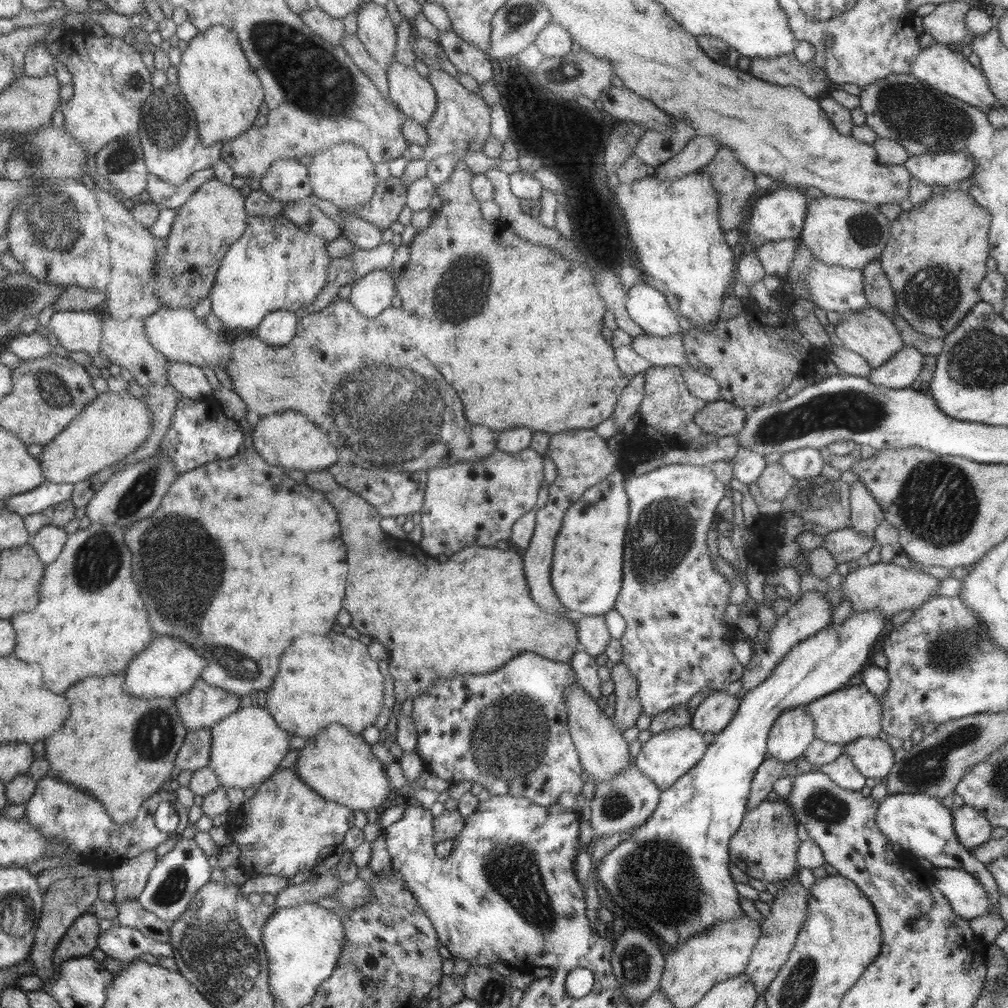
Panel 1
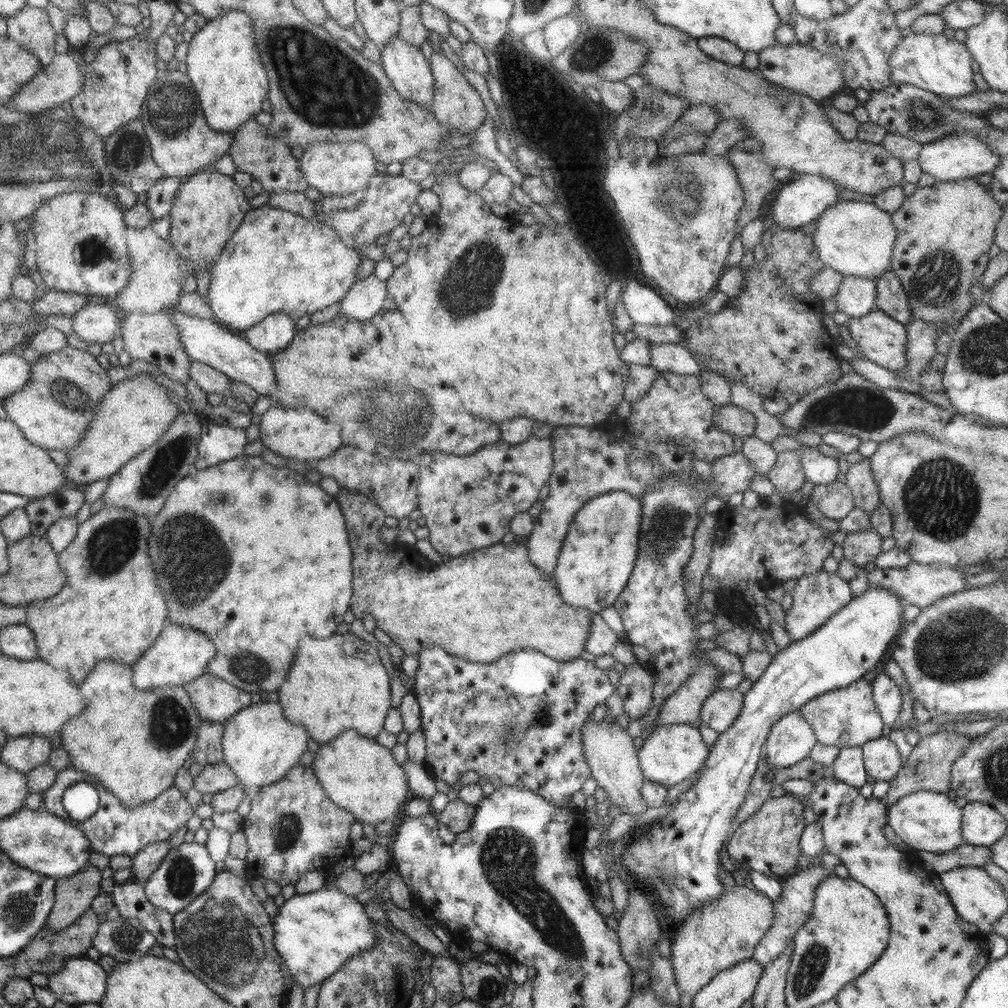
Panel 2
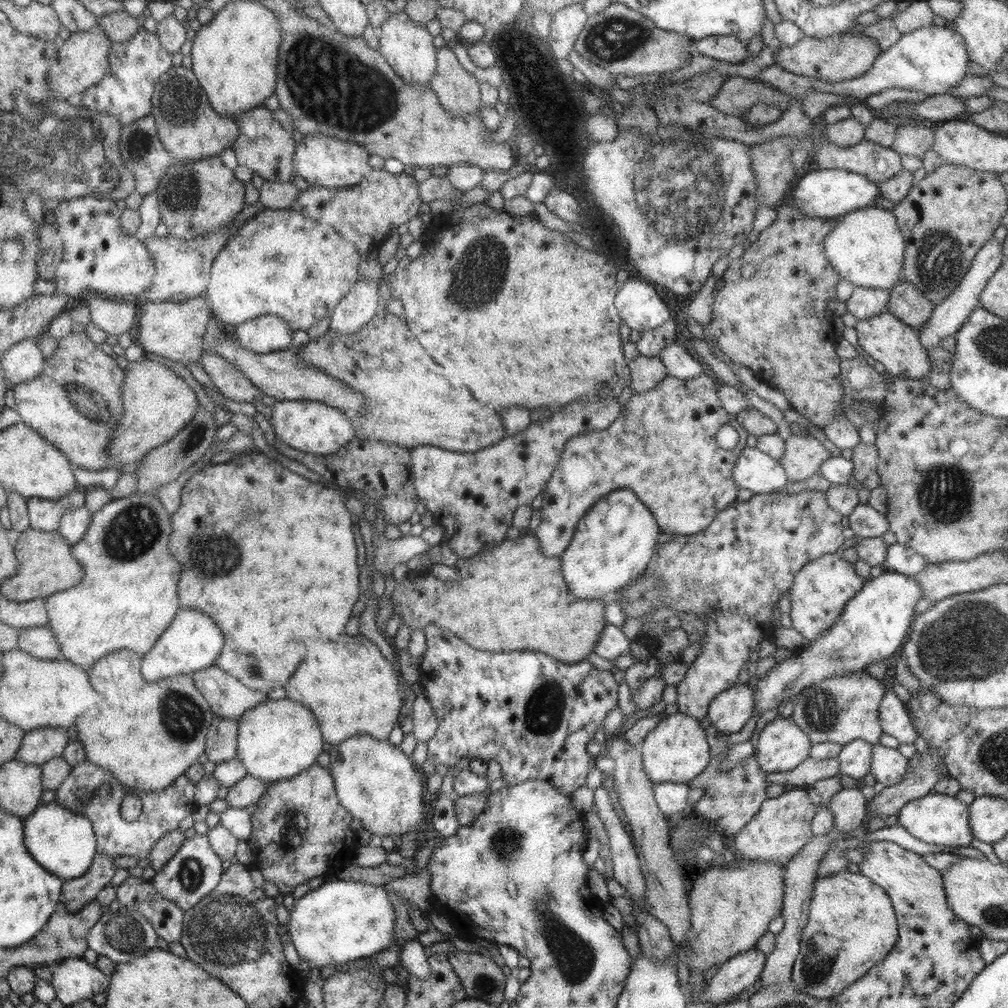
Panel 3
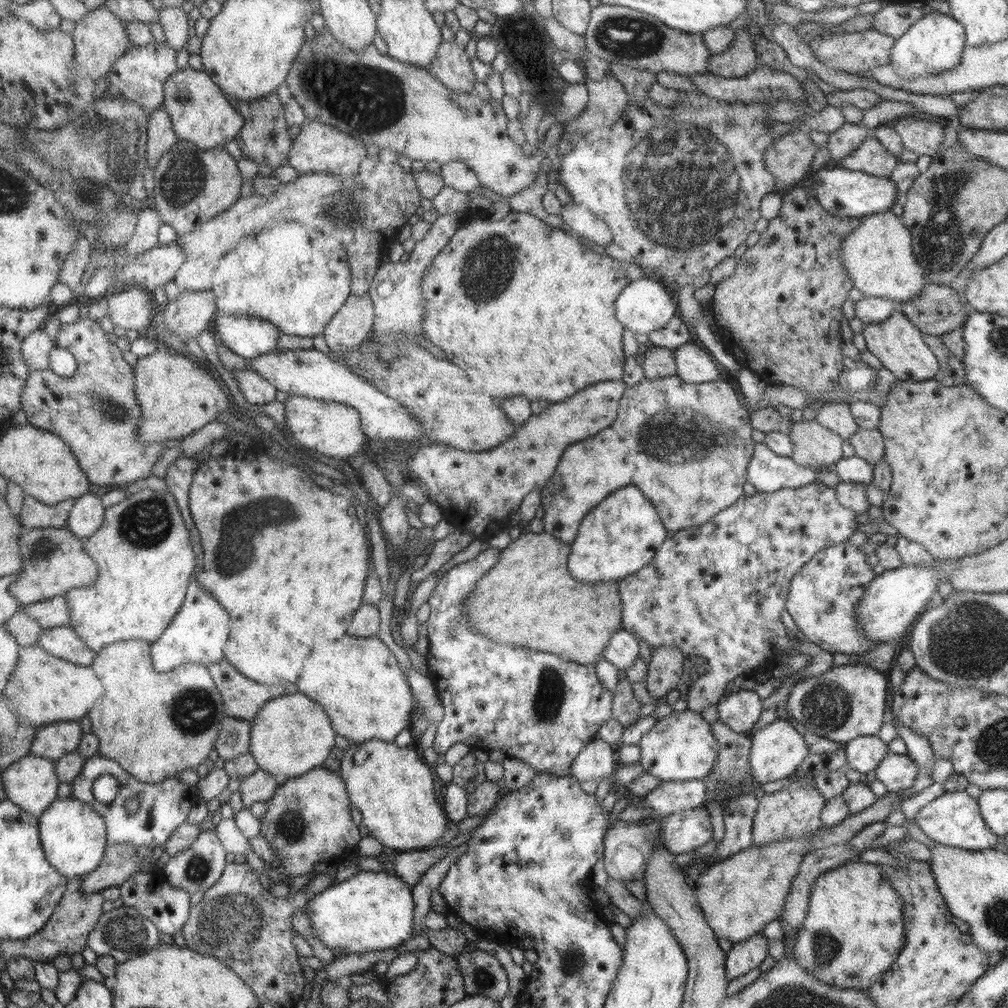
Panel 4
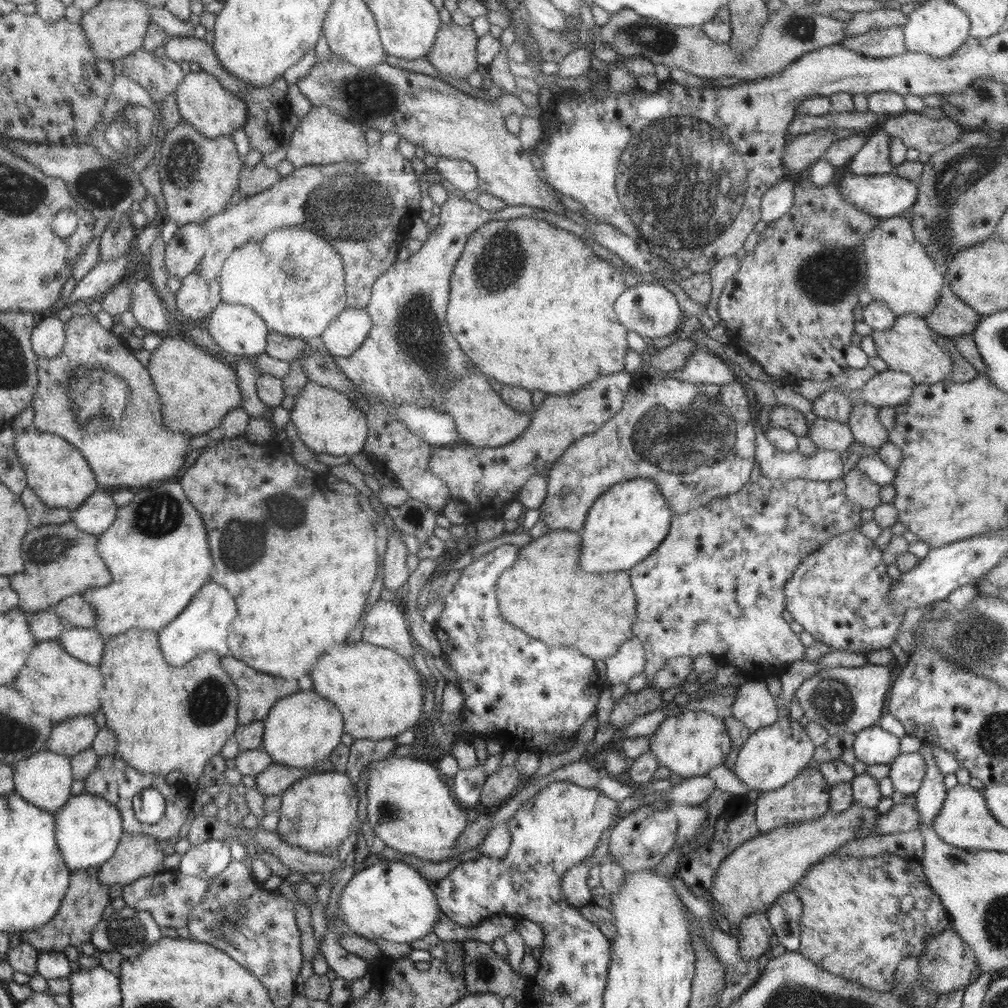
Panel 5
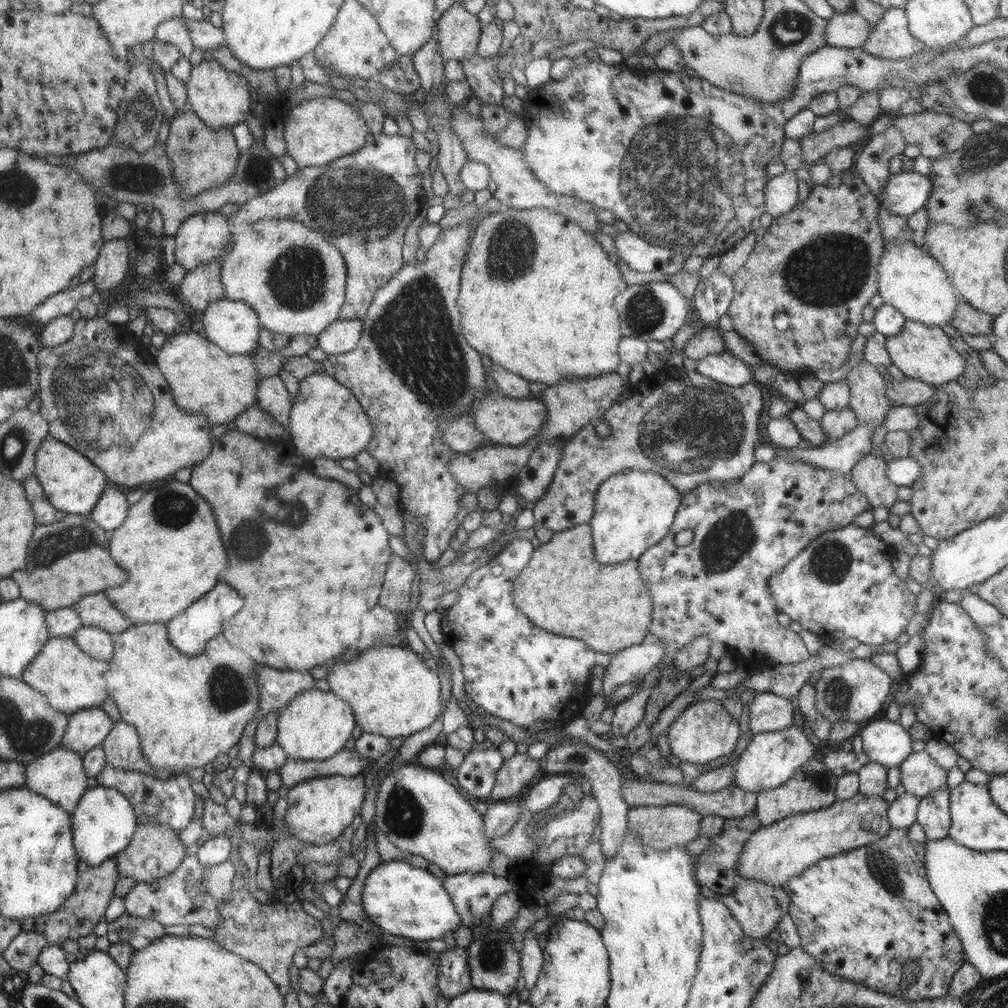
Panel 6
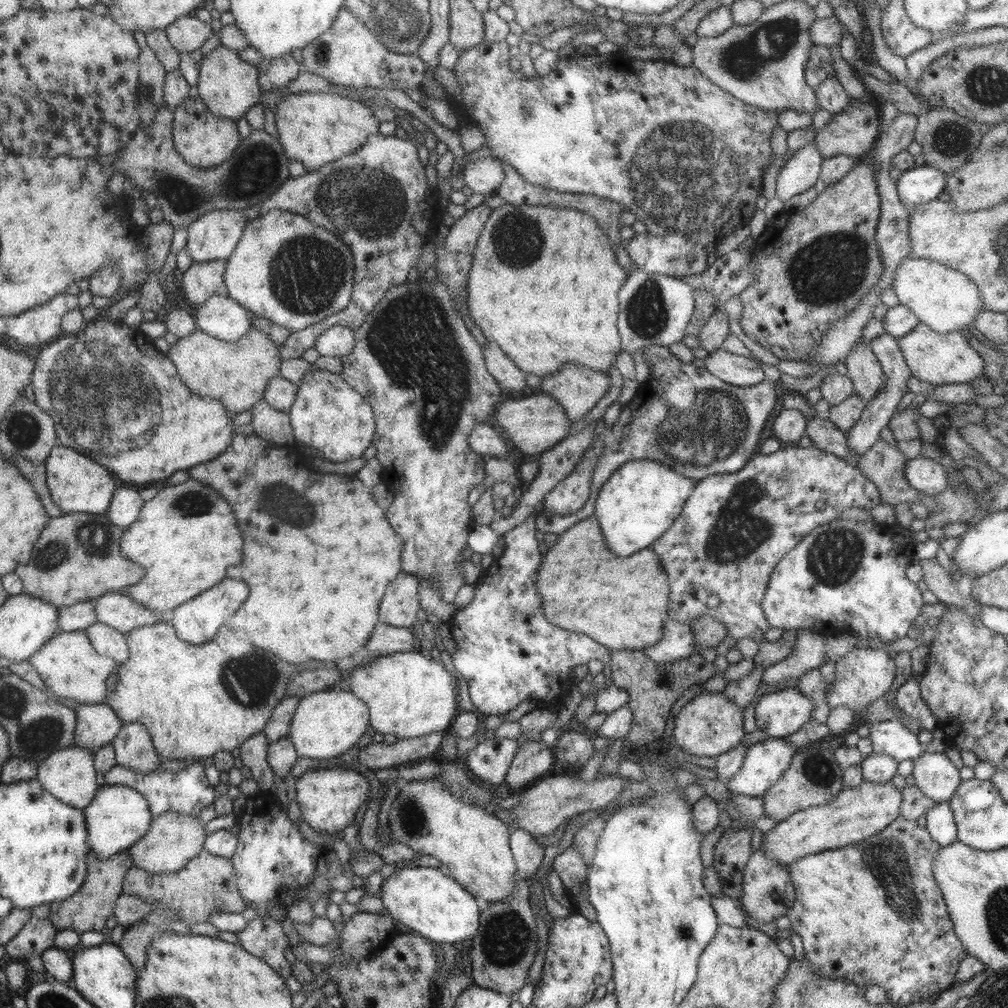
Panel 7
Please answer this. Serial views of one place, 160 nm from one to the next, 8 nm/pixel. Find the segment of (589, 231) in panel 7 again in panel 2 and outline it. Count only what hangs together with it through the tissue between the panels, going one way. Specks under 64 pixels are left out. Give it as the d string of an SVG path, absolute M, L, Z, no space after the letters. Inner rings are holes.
M442 171L435 174L434 185L430 188L434 194L438 195L440 210L436 213L436 226L438 228L426 228L424 231L414 237L411 237L411 247L407 251L407 261L394 269L392 276L385 281L388 296L394 298L397 304L397 310L407 318L407 322L415 334L417 334L416 346L424 354L424 364L436 370L436 376L432 376L428 382L436 384L448 384L456 392L456 400L462 402L462 408L470 409L476 418L481 418L488 422L504 422L512 420L516 416L532 418L536 422L544 422L553 427L580 426L591 428L606 420L616 406L622 402L622 396L606 396L606 394L622 394L624 384L630 382L630 368L621 358L618 358L618 348L614 346L612 334L616 332L612 326L612 320L608 316L608 304L606 304L606 288L612 282L612 278L588 258L586 250L580 246L576 234L568 230L567 226L560 227L541 227L538 225L523 225L515 217L508 220L494 216L484 204L484 199L480 194L474 192L464 185L460 184L459 176L454 174L445 174ZM605 372L608 377L620 376L624 380L614 382L598 382L602 386L602 396L592 394L596 388L596 374Z

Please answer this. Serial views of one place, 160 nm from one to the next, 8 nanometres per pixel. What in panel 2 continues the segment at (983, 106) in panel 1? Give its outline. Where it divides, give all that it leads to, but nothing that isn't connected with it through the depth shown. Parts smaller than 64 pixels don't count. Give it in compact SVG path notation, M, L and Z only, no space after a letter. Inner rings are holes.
M905 32L896 51L890 56L888 68L894 84L912 84L946 99L956 99L974 93L972 55L963 43L942 35Z

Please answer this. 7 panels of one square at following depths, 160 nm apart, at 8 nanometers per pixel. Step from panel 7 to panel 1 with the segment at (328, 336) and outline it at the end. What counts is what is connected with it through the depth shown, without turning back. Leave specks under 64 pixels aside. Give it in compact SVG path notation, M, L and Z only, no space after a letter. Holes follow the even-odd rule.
M382 269L369 272L354 283L348 300L364 317L374 319L392 307L395 294L395 280L390 270Z

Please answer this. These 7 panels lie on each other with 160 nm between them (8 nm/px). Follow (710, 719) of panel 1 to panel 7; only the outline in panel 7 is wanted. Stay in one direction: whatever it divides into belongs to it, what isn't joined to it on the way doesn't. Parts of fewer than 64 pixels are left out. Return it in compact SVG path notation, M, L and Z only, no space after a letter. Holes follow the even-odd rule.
M785 688L759 697L755 705L757 728L769 737L785 738L811 720L813 702L795 688Z

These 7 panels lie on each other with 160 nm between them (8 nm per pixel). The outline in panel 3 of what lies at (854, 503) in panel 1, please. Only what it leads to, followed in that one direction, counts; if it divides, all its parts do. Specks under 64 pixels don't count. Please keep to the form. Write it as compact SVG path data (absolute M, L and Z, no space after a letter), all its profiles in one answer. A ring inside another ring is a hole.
M858 443L853 450L853 476L868 492L880 485L880 475L877 473L879 454L877 445Z

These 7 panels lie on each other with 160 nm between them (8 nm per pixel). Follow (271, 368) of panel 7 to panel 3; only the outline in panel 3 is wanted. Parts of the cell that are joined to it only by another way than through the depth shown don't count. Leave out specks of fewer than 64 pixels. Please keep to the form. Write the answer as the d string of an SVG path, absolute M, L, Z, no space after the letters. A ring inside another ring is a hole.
M130 361L123 382L123 415L108 441L109 464L130 464L144 458L154 447L167 443L199 411L194 390L172 370L157 361Z

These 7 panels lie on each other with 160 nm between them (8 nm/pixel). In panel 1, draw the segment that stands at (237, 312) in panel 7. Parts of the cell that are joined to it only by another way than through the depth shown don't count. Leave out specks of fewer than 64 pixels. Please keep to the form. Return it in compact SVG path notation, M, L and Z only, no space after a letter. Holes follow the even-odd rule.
M277 310L256 327L256 336L269 345L287 345L298 334L298 316L285 310Z

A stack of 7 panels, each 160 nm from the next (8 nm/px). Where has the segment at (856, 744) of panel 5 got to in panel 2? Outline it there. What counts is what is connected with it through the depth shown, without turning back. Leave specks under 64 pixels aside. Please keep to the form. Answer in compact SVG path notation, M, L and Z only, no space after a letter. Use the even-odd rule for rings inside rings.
M861 746L846 747L840 749L839 755L832 763L834 778L840 782L860 789L866 784L867 770L863 761Z

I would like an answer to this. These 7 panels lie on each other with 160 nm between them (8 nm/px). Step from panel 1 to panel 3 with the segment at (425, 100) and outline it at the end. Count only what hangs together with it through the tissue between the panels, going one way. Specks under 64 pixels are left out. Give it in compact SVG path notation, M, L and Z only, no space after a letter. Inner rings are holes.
M397 12L388 20L375 28L375 34L379 40L378 53L383 54L388 65L392 66L400 79L408 85L428 85L435 77L436 48L432 46L432 34L426 27L415 24L405 12Z

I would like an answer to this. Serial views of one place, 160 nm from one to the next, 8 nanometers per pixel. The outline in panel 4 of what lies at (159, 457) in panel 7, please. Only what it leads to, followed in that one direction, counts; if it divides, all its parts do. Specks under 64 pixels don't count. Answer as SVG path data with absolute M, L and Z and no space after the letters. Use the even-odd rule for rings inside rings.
M86 318L85 320L78 319L72 324L61 325L55 344L74 355L77 362L76 372L71 377L64 378L63 376L54 374L54 372L52 372L49 368L46 370L32 370L28 375L26 386L23 388L22 396L20 397L20 400L23 400L21 409L26 413L28 423L34 425L36 428L44 429L46 432L55 433L56 436L59 436L62 440L66 441L68 445L70 445L71 451L75 453L75 457L79 460L80 468L83 469L88 480L92 481L92 484L98 484L98 486L104 486L104 484L118 484L122 486L130 484L135 480L142 480L143 478L154 475L152 473L152 466L154 466L154 463L158 460L162 451L165 450L162 446L164 441L152 444L143 444L143 442L139 440L137 432L139 431L139 418L141 412L139 400L135 399L135 369L132 364L128 364L128 360L123 359L124 351L120 351L115 342L106 339L108 332L104 331L104 324L100 324L100 321L100 319L92 320Z

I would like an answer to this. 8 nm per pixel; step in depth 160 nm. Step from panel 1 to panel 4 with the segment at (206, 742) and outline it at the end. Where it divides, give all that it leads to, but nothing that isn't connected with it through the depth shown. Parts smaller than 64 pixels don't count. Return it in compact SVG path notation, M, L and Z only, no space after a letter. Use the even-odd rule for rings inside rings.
M224 715L222 730L215 740L216 752L224 760L238 758L249 752L250 748L250 721Z

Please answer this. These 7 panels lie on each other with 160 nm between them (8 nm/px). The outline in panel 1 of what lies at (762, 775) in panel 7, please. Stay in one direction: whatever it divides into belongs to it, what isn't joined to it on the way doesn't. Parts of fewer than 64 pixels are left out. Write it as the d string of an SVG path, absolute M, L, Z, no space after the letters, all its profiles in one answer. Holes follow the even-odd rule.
M806 706L783 710L773 722L767 738L767 752L780 762L803 756L815 739L815 722Z

